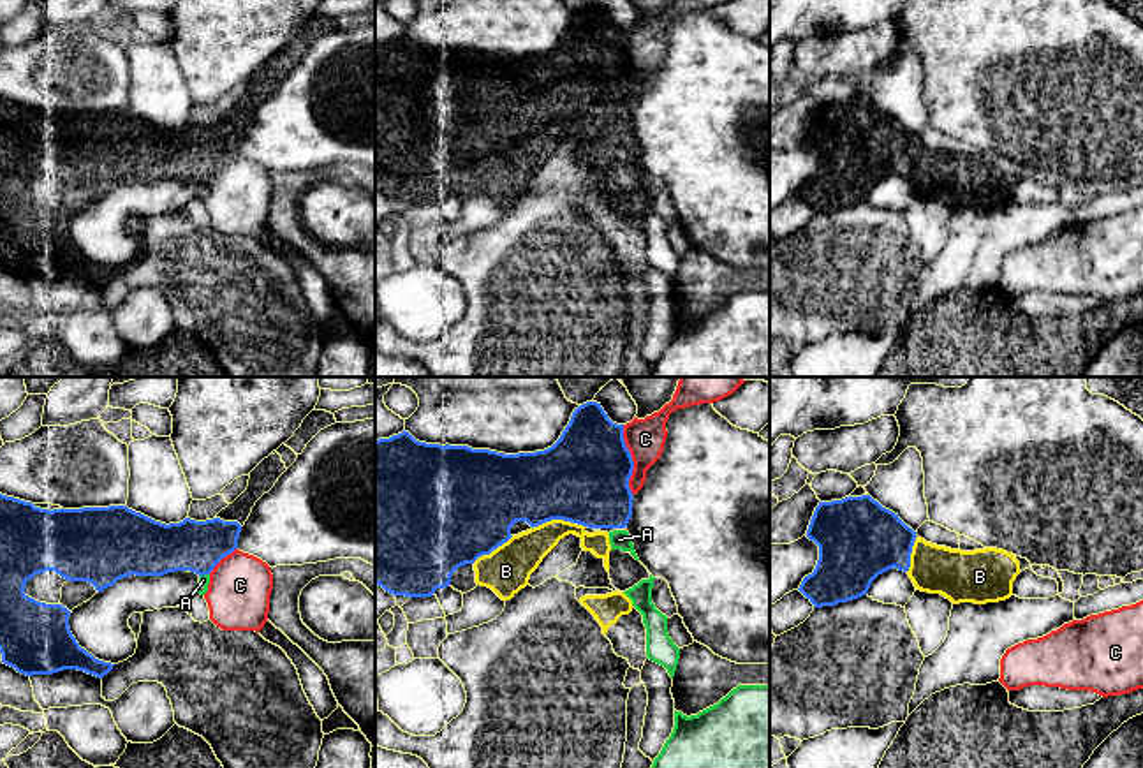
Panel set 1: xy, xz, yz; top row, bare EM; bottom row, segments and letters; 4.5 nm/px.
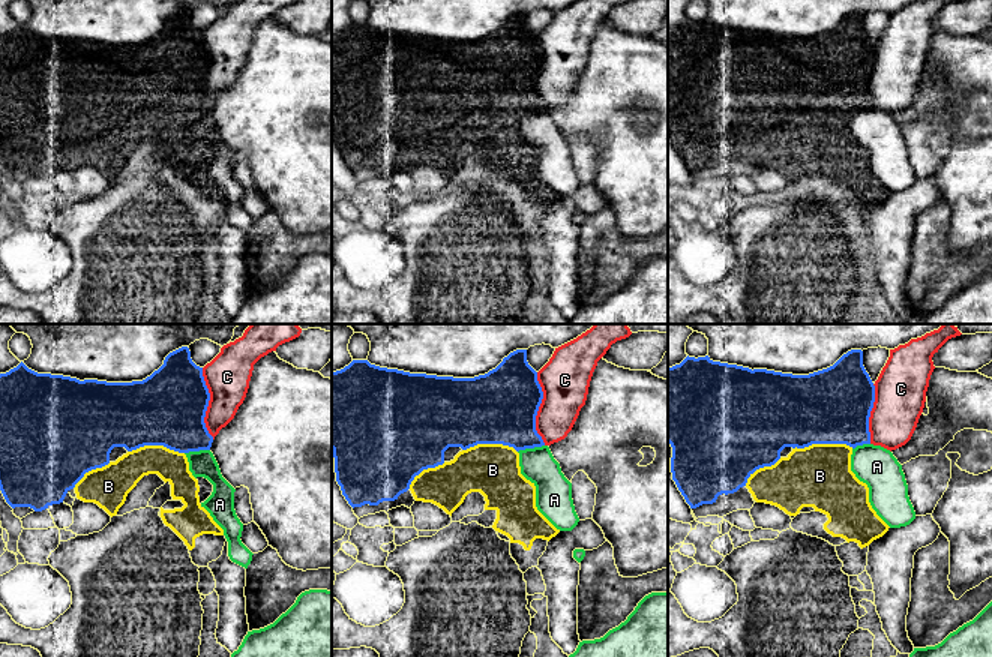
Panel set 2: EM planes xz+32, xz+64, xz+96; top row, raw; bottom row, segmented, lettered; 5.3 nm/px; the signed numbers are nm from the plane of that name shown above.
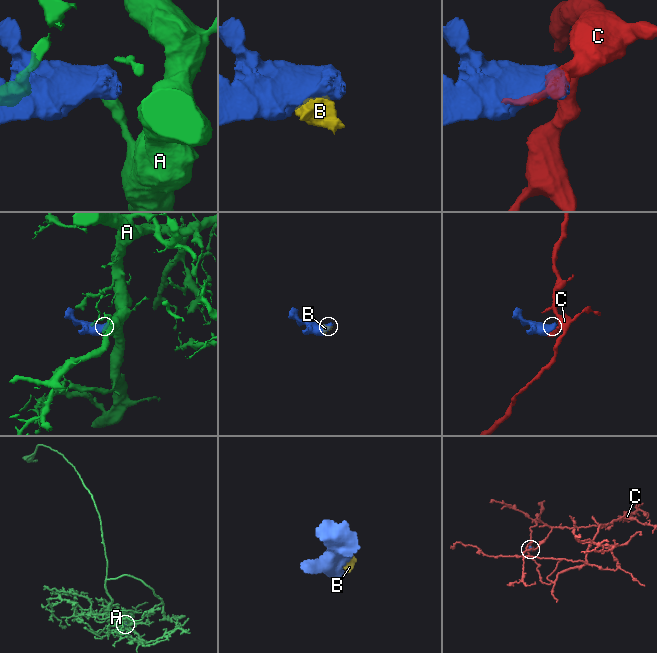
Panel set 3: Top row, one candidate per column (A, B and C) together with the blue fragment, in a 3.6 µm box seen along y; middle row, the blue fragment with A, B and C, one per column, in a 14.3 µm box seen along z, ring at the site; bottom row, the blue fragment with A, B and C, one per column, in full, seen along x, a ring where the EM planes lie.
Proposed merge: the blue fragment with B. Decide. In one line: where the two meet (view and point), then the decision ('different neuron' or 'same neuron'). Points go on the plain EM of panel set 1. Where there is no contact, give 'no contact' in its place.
meets blue in xz at (559, 124); same neuron

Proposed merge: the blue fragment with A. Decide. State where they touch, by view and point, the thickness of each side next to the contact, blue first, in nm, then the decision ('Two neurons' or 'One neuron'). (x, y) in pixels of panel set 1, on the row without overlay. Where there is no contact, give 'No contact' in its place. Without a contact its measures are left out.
Touches blue at xy (203, 180). Thickness 240 nm (blue) against 50 nm. Two neurons

